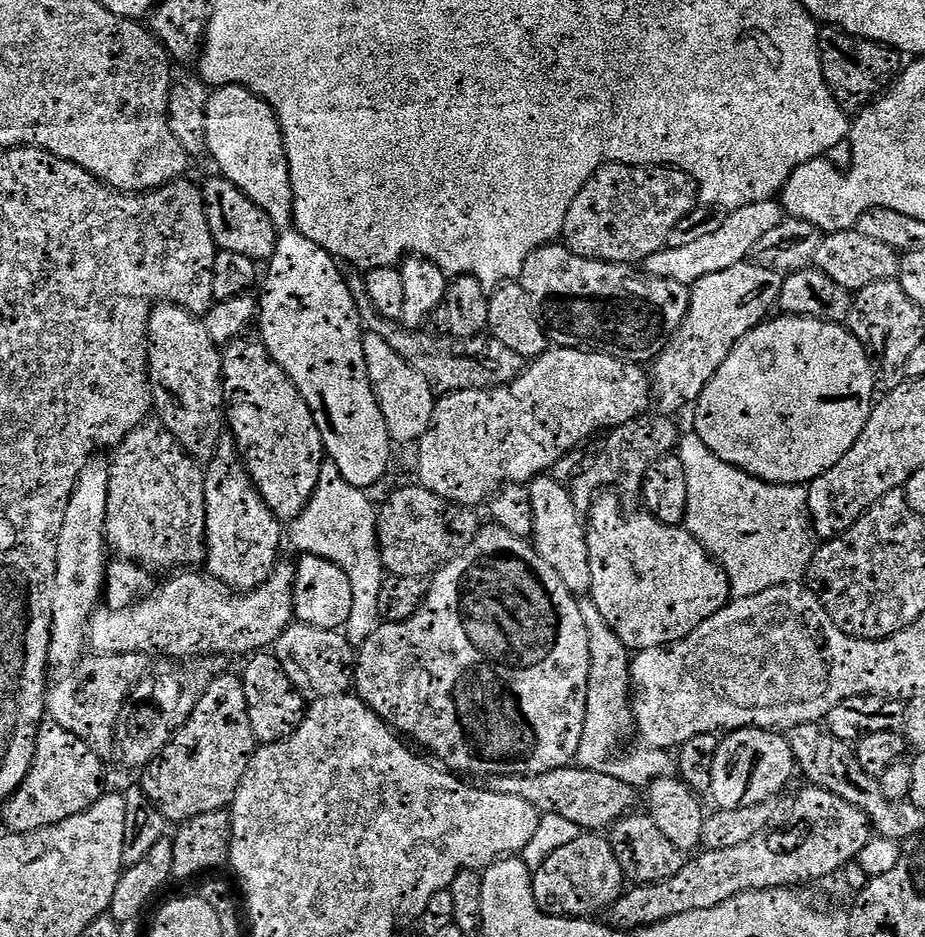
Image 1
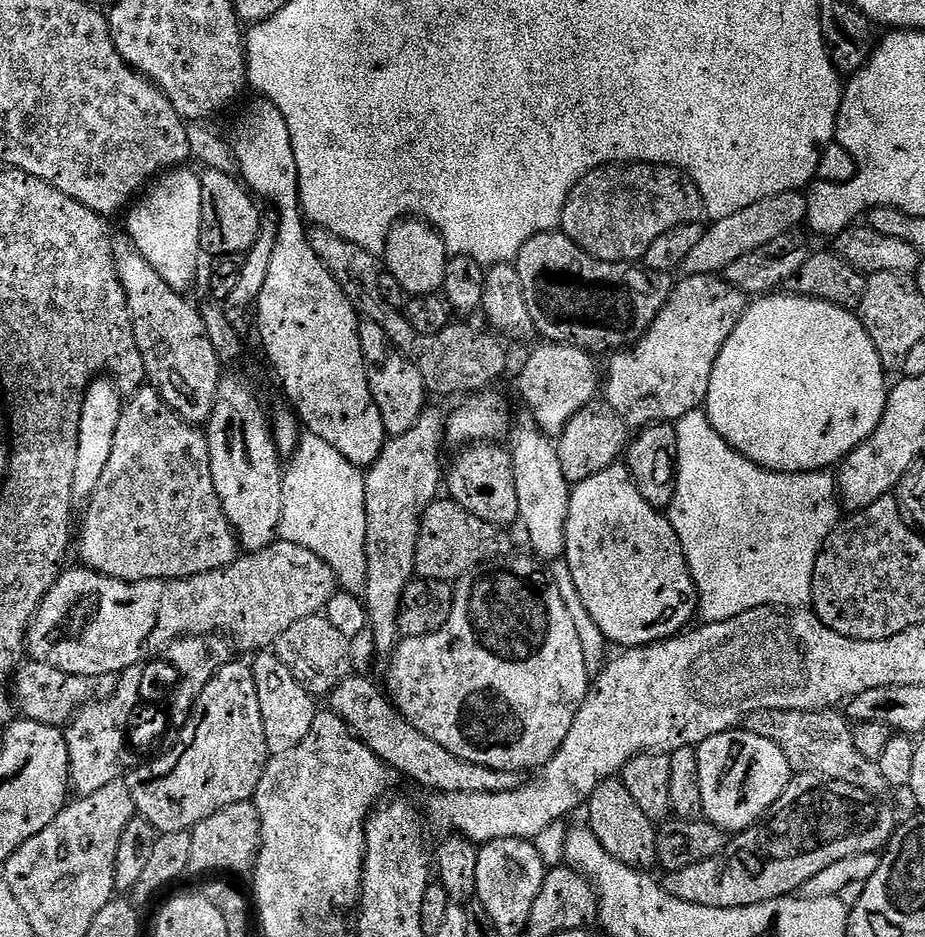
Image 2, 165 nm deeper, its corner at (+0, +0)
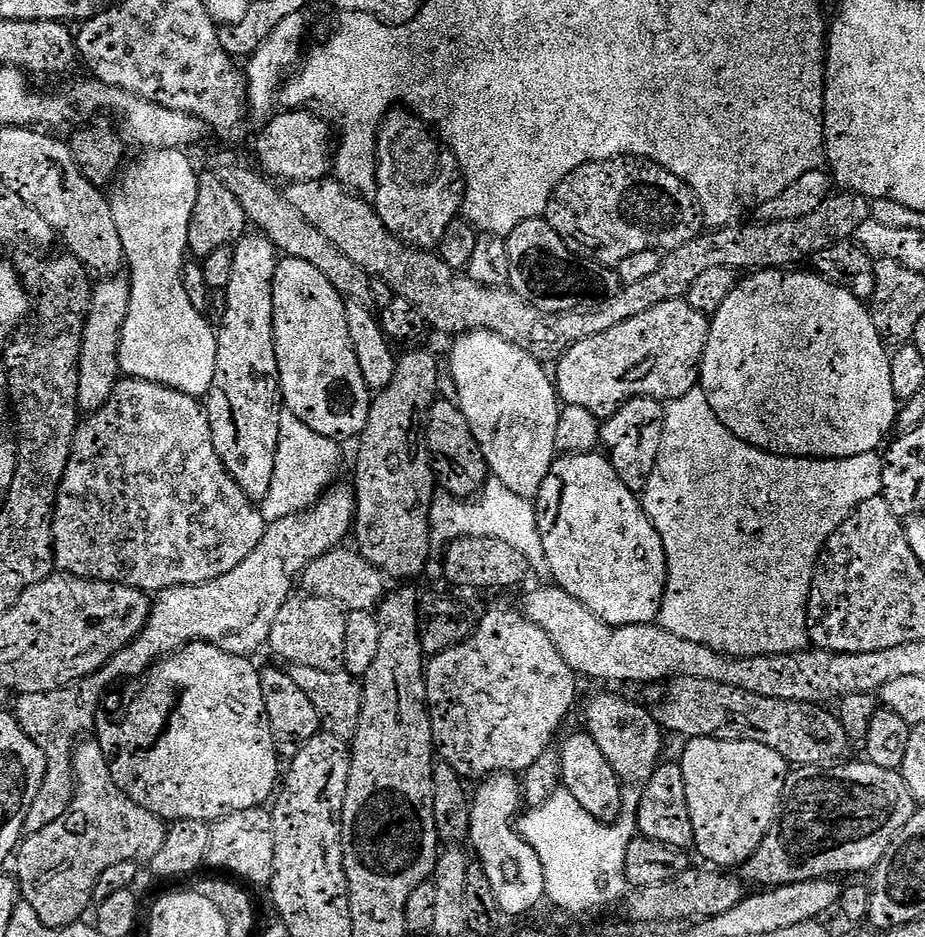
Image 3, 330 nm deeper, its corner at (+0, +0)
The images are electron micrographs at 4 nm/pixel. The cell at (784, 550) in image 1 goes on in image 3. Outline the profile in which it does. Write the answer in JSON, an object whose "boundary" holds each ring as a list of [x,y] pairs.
{"boundary":[[[691,388],[682,398],[671,401],[664,409],[664,429],[662,446],[658,450],[658,462],[654,462],[654,474],[650,474],[648,485],[642,493],[642,507],[649,522],[658,530],[662,546],[666,550],[668,563],[668,585],[664,591],[664,601],[658,613],[659,625],[671,634],[676,634],[689,642],[705,644],[727,656],[750,657],[772,656],[797,653],[809,647],[808,639],[808,595],[812,589],[812,575],[816,569],[816,560],[824,549],[824,543],[850,518],[850,514],[862,502],[881,495],[883,455],[875,451],[867,452],[845,460],[817,460],[815,458],[797,458],[787,454],[771,456],[771,451],[755,448],[737,438],[714,414],[703,388]]]}

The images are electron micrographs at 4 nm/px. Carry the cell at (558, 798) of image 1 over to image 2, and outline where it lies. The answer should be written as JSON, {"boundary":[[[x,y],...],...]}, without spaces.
{"boundary":[[[349,675],[327,697],[327,707],[348,725],[374,755],[387,764],[393,773],[409,776],[416,784],[429,788],[432,794],[502,794],[522,787],[519,772],[503,772],[490,766],[478,766],[450,754],[432,738],[426,738],[422,730],[409,724],[395,704],[372,680],[364,676]]]}

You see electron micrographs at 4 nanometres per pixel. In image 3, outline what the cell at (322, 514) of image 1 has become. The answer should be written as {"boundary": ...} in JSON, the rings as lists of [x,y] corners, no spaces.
{"boundary":[[[281,415],[274,478],[270,478],[270,490],[262,502],[265,521],[285,520],[288,516],[297,516],[312,508],[321,499],[325,489],[337,479],[335,476],[340,468],[340,448],[337,441],[310,430],[310,426],[306,426],[306,422],[302,422],[297,416]]]}

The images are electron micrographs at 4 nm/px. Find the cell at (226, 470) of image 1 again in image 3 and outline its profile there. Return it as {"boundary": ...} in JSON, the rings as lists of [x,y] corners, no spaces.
{"boundary":[[[246,234],[234,245],[234,274],[223,289],[224,321],[218,324],[216,334],[216,369],[212,387],[206,393],[206,411],[210,422],[210,434],[214,450],[224,471],[233,485],[249,496],[249,501],[263,502],[270,490],[270,478],[274,478],[274,458],[278,450],[278,430],[282,415],[280,395],[280,371],[272,330],[272,285],[277,283],[276,259],[278,253],[271,240],[264,234]]]}

